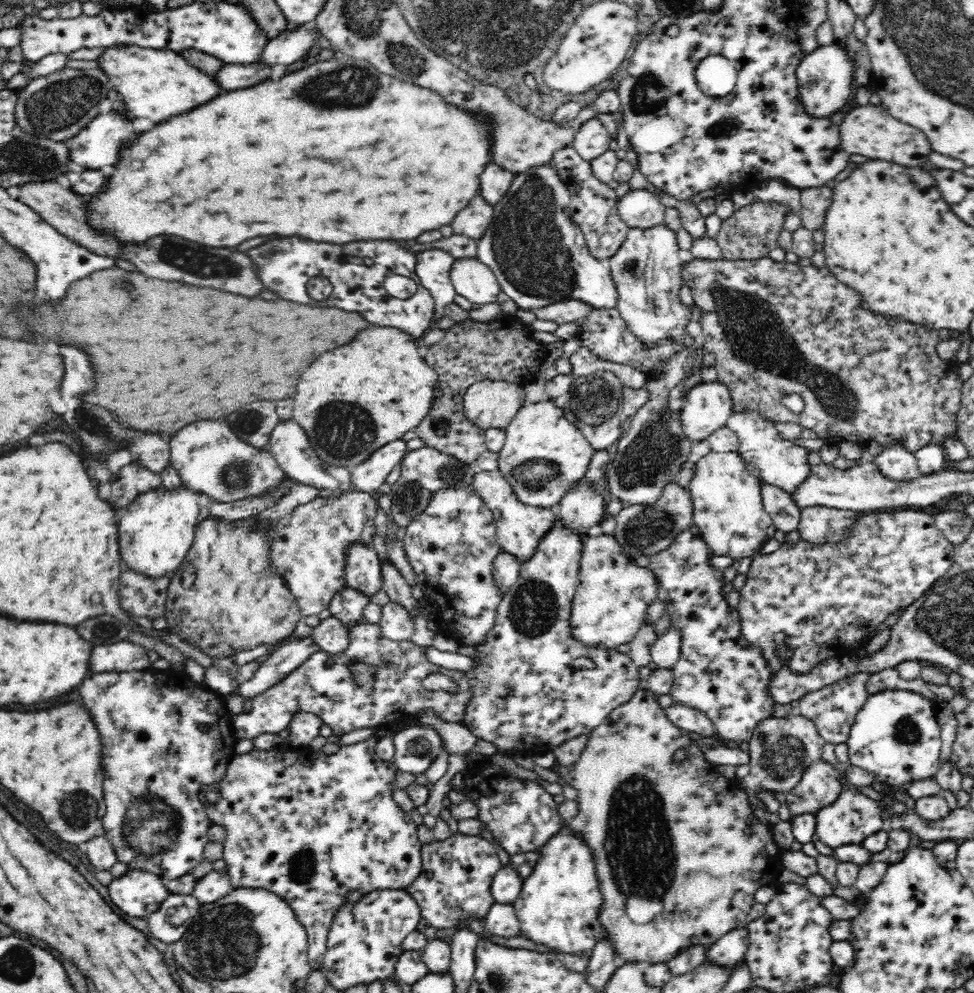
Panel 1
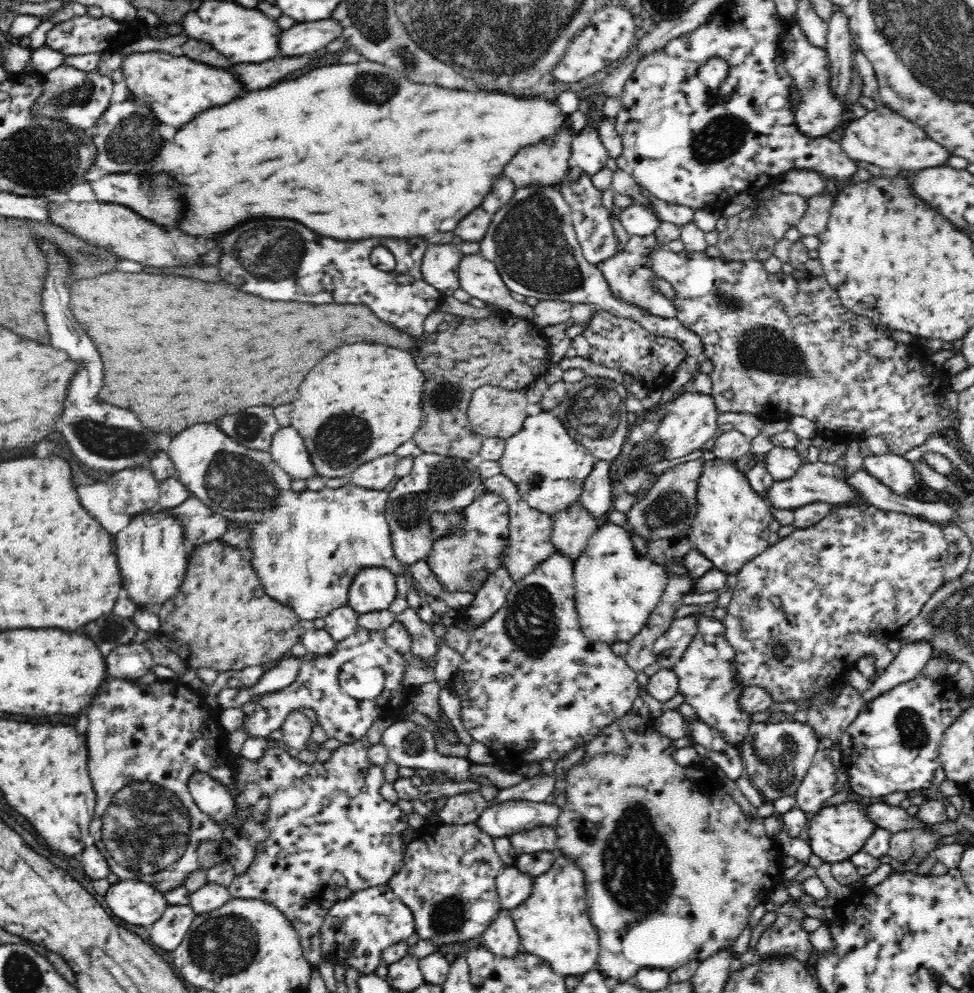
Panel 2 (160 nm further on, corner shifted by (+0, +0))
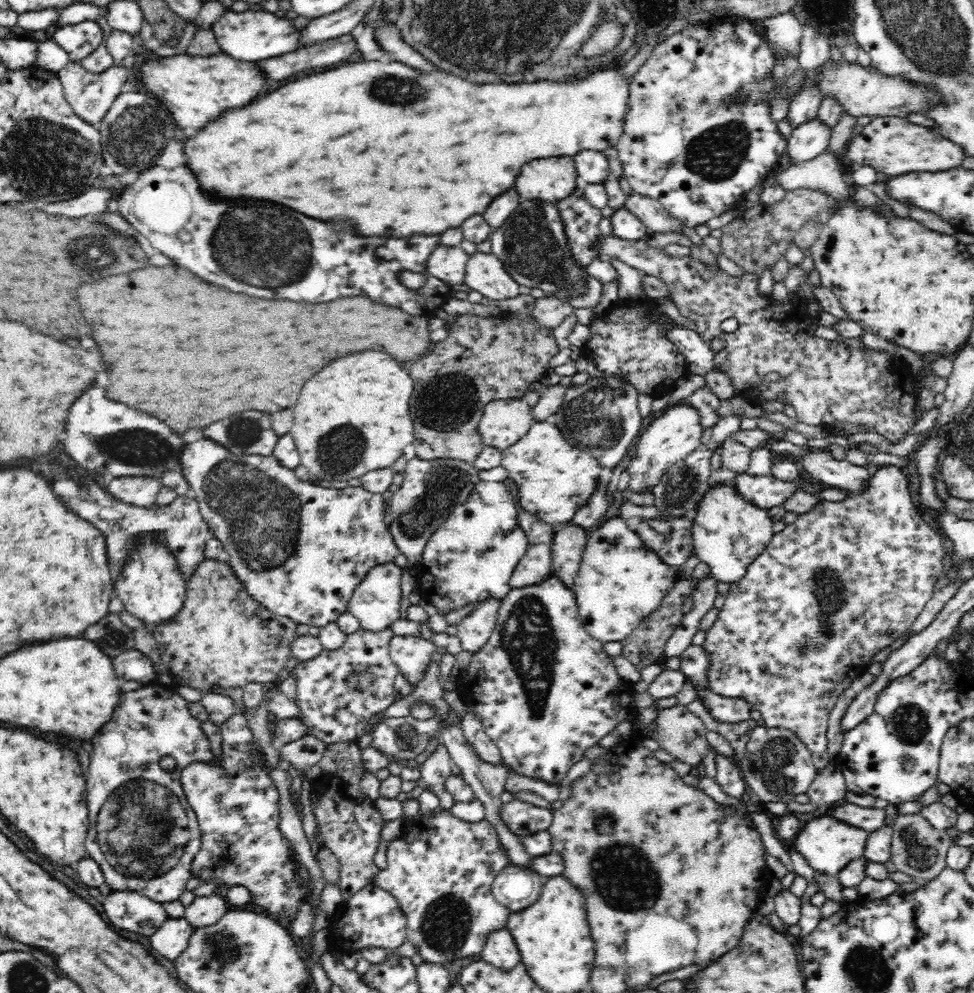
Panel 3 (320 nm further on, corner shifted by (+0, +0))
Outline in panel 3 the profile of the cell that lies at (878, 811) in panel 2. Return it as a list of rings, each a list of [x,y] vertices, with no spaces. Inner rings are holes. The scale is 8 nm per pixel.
[[[853,803],[838,804],[829,811],[828,817],[832,817],[846,824],[856,826],[871,833],[884,826],[886,812],[880,808],[863,808]]]

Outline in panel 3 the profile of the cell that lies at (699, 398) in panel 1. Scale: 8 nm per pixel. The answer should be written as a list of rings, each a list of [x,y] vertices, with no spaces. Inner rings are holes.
[[[683,403],[673,407],[669,405],[662,416],[656,417],[641,433],[639,440],[633,447],[634,455],[630,456],[627,467],[623,471],[621,488],[630,489],[632,492],[651,492],[666,470],[673,464],[686,458],[692,450],[702,447],[700,416],[692,406]]]

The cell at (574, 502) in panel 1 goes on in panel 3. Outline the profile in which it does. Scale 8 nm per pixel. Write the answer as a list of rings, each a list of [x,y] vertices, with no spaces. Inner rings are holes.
[[[565,522],[557,527],[552,539],[551,575],[560,579],[570,591],[573,591],[574,579],[579,571],[587,532],[587,529]]]

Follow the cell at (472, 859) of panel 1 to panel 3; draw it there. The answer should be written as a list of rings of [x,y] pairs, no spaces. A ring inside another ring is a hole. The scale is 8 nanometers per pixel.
[[[438,807],[430,818],[426,818],[426,822],[423,815],[414,824],[414,828],[410,827],[400,837],[388,840],[384,868],[380,868],[376,876],[372,876],[370,883],[390,893],[397,900],[399,909],[406,915],[407,940],[415,946],[415,952],[422,958],[422,963],[443,966],[481,954],[491,932],[507,926],[511,912],[498,903],[491,892],[496,876],[510,864],[496,829],[486,819],[466,822],[456,818],[449,809]]]

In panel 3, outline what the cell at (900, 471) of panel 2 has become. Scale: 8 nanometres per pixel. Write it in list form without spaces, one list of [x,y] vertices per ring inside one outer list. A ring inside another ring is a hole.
[[[883,465],[869,479],[868,486],[862,491],[851,494],[845,500],[819,501],[808,512],[798,514],[794,522],[788,523],[782,531],[772,535],[764,552],[748,566],[741,580],[730,585],[717,620],[706,631],[706,640],[702,644],[709,657],[706,689],[729,699],[742,698],[748,701],[754,710],[761,713],[766,727],[782,728],[794,733],[812,754],[818,772],[830,762],[826,731],[828,717],[839,696],[867,670],[868,664],[876,654],[891,646],[911,628],[920,612],[926,607],[926,603],[932,598],[936,581],[942,572],[942,558],[947,553],[944,551],[944,543],[936,526],[933,526],[928,516],[922,513],[922,507],[912,498],[909,481],[910,476],[904,475],[900,467]]]

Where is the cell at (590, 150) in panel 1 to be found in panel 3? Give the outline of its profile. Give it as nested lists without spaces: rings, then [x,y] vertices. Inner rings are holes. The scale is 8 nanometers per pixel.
[[[584,150],[574,156],[577,179],[583,184],[604,185],[611,174],[608,160],[603,152]]]

